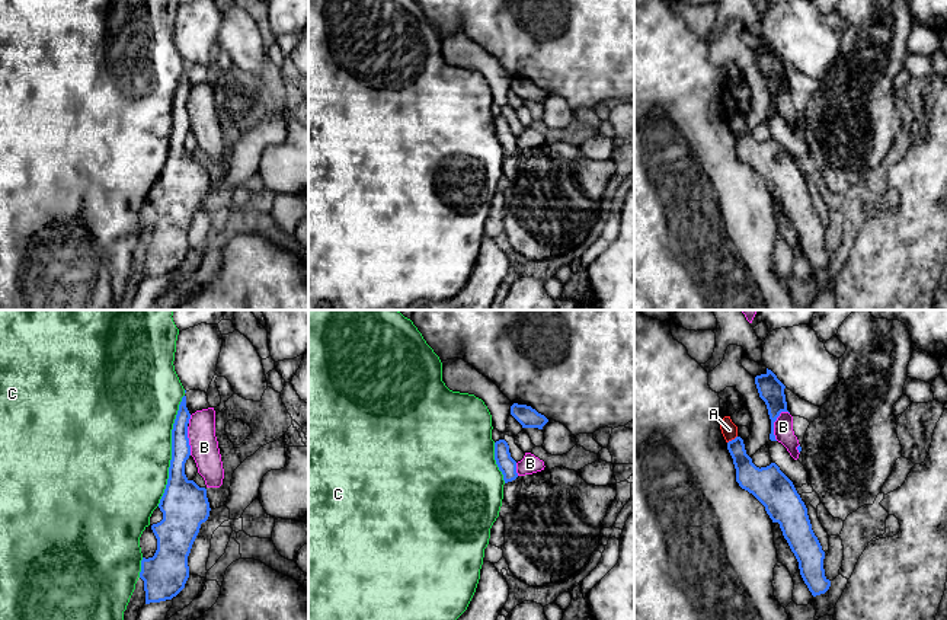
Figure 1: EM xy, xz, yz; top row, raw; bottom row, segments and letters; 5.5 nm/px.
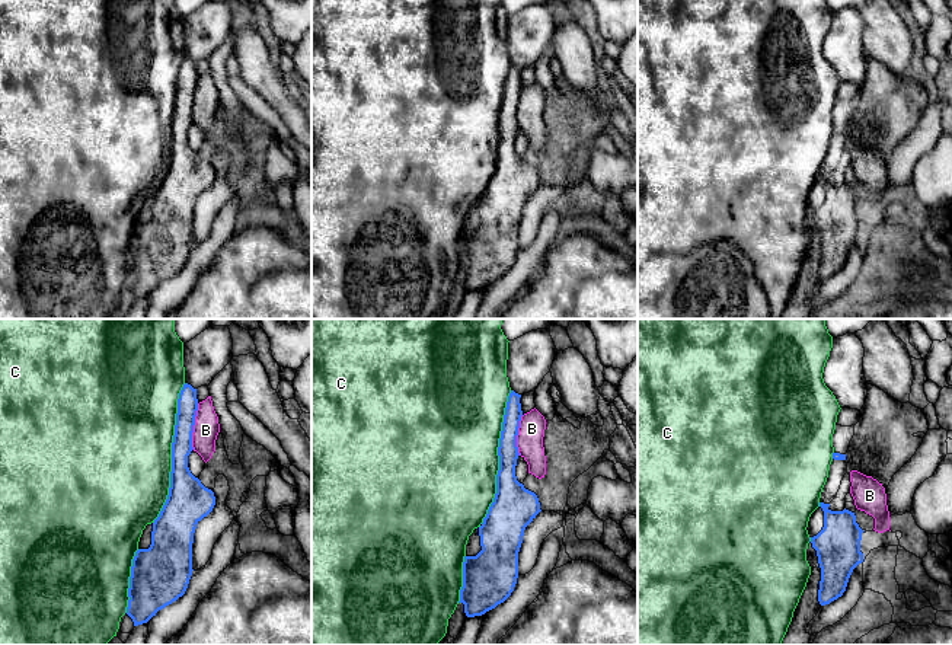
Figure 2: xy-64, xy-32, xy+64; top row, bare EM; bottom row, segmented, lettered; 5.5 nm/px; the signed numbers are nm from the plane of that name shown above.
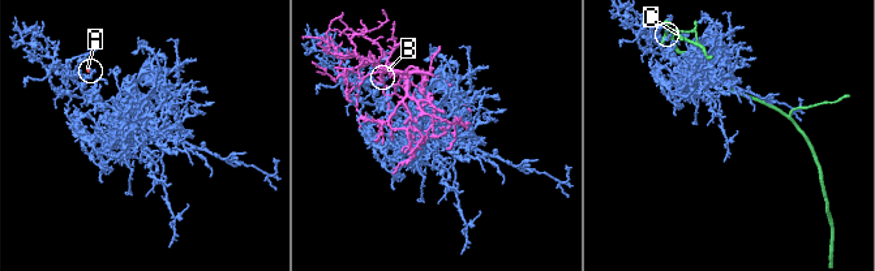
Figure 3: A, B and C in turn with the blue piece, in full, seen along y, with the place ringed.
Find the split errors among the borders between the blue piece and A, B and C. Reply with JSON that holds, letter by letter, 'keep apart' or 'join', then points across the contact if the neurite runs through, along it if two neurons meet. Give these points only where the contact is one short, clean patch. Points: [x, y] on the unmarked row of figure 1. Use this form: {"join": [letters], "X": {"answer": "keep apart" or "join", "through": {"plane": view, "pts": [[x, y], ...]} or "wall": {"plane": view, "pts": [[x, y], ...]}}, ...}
{"join": [], "A": {"answer": "keep apart", "wall": {"plane": "yz", "pts": [[736, 109], [728, 117]]}}, "B": {"answer": "keep apart"}, "C": {"answer": "keep apart"}}

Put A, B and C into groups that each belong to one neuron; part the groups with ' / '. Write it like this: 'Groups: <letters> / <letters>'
Groups: A / B / C

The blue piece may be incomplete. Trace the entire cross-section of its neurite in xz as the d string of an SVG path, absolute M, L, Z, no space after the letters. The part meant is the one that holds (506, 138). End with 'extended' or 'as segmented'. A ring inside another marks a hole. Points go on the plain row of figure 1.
M505 114L495 116L495 134L503 148L505 157L512 156L518 151L516 135L511 131L509 119Z | as segmented

